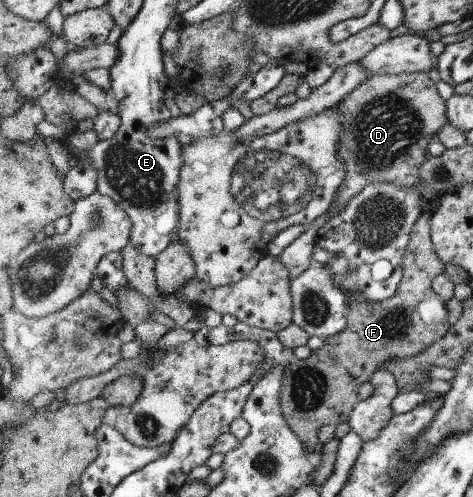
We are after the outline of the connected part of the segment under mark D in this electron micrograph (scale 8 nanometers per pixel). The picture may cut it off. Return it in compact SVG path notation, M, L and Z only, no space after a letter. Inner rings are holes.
M421 72L369 75L339 106L344 114L340 155L341 161L345 161L347 175L329 213L339 215L365 185L393 183L409 188L417 185L420 167L429 156L428 145L448 123L445 101L437 93L435 83Z

